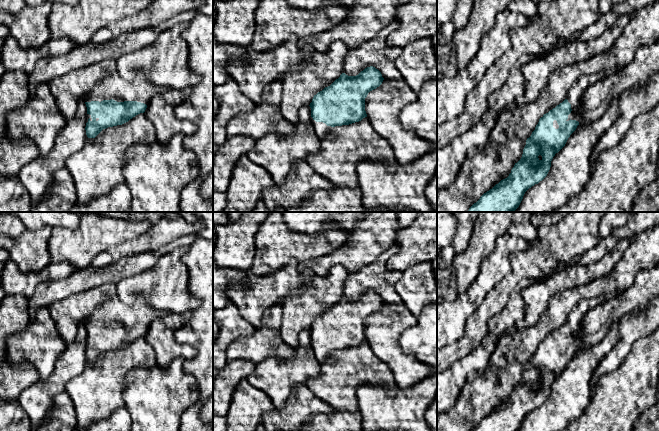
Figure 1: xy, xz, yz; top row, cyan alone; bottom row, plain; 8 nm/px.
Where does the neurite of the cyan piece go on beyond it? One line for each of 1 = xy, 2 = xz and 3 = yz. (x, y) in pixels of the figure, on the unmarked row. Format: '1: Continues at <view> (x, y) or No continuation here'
1: Continues at xy (113, 310)
2: Continues at xz (321, 353)
3: Continues at yz (574, 320)

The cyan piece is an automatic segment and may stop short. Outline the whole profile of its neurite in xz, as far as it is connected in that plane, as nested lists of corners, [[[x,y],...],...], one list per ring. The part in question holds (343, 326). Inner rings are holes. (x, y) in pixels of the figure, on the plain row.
[[[370,290],[356,300],[342,297],[330,310],[314,319],[309,330],[318,362],[325,363],[335,350],[349,349],[367,341],[365,322],[383,304],[381,296]]]

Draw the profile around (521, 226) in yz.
[[[514,212],[507,234],[520,237],[525,241],[538,239],[538,229],[533,225],[531,216],[532,212]]]

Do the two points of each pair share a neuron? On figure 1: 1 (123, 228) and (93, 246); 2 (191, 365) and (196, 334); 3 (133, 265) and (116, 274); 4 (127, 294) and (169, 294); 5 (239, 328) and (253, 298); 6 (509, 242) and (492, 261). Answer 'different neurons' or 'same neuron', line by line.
1: same neuron
2: same neuron
3: same neuron
4: same neuron
5: different neurons
6: same neuron

